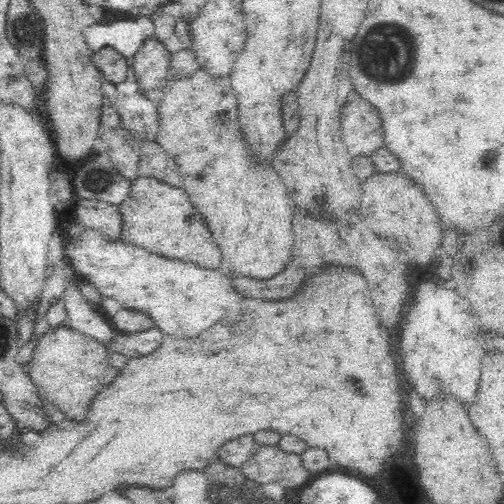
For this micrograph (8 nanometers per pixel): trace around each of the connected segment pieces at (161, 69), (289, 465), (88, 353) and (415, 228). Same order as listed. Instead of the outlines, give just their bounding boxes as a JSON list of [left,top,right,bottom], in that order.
[[130,36,172,92],[241,445,312,488],[26,325,117,420],[361,172,444,264]]

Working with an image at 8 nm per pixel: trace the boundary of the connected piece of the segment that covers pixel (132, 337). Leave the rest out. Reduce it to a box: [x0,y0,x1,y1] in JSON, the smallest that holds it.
[110,327,162,359]

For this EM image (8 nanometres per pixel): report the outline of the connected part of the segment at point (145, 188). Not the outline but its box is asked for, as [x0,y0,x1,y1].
[119,177,220,270]

